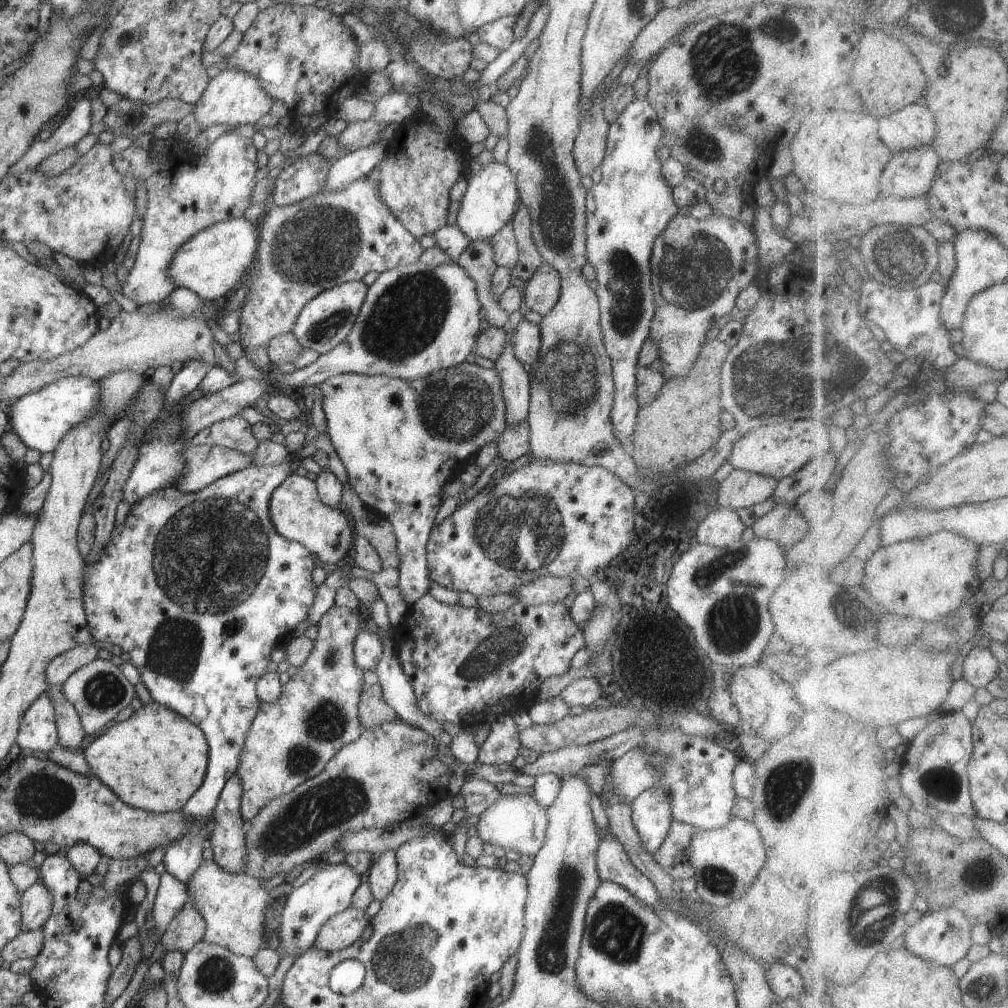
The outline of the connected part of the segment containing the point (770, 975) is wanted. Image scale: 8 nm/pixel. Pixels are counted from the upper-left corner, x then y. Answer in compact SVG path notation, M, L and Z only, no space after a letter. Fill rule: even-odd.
M780 961L766 966L765 975L772 992L785 1003L794 1004L798 994L804 990L800 973L792 966L780 964Z

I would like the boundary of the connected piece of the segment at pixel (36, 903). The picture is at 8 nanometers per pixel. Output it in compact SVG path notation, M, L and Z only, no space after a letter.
M42 882L34 883L22 893L21 930L42 929L43 924L51 917L53 896Z

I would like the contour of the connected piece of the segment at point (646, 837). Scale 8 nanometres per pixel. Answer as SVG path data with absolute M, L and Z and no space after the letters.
M650 787L649 789L644 790L644 792L641 792L631 802L631 810L632 822L640 835L644 848L654 855L658 852L674 821L671 804L669 803L669 796L666 792L661 791L656 787Z

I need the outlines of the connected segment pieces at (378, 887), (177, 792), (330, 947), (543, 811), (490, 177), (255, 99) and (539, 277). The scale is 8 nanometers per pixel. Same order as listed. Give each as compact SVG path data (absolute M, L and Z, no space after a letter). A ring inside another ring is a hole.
M383 852L375 858L365 877L375 900L382 902L397 881L397 860L395 852Z
M158 703L142 705L127 719L110 726L82 750L91 774L135 809L174 812L202 786L209 748L205 734L190 720Z
M350 906L330 917L318 931L313 946L319 951L339 951L361 939L364 928L370 924L364 911Z
M530 794L500 795L500 798L479 816L477 836L494 847L515 849L520 854L534 856L546 838L549 825L547 808L540 806Z
M493 161L483 166L467 180L467 190L462 198L456 225L472 241L490 239L502 227L506 227L520 206L517 175L506 163Z
M224 68L220 74L209 79L206 90L194 105L193 113L201 131L214 124L224 124L228 130L234 130L245 124L256 125L262 116L271 111L274 103L257 78L244 71Z
M543 262L534 276L525 282L524 309L539 312L542 316L558 302L561 276L548 263Z

